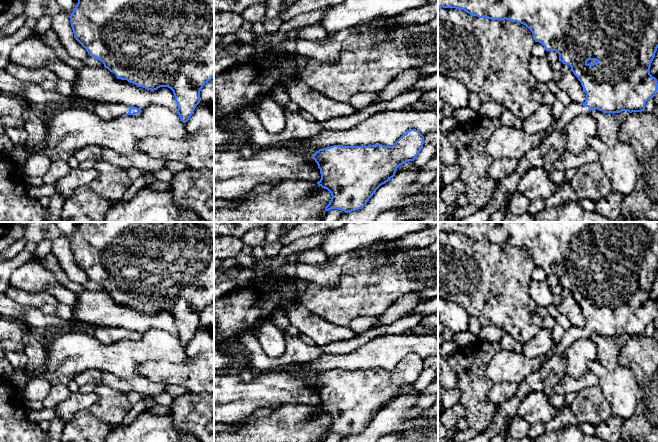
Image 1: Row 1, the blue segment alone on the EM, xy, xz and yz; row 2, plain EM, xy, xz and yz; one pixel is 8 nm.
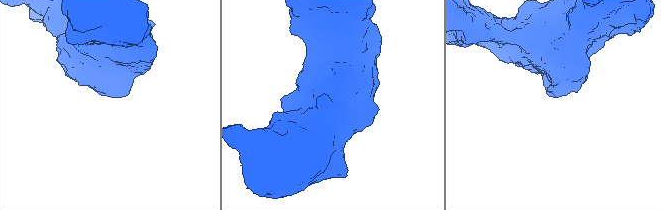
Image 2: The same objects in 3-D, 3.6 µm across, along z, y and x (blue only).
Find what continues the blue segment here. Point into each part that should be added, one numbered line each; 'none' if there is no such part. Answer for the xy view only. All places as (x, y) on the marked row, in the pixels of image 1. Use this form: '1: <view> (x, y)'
1: xy (107, 111)

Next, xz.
none

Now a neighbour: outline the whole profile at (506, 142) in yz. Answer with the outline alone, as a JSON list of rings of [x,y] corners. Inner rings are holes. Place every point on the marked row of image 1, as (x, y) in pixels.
[[[500,126],[490,137],[486,151],[494,159],[519,160],[526,153],[538,147],[544,134],[527,134],[522,129]]]

